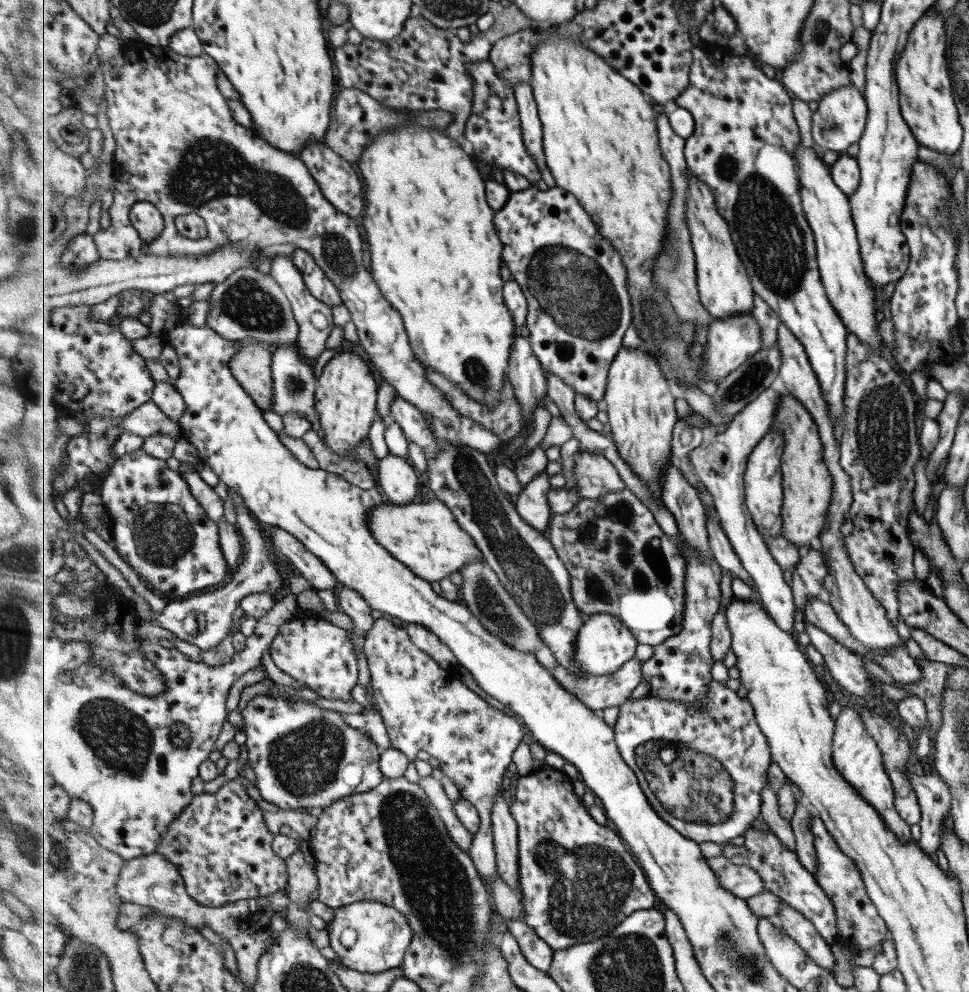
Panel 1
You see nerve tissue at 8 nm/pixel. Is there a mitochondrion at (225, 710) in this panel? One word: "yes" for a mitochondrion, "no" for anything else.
no

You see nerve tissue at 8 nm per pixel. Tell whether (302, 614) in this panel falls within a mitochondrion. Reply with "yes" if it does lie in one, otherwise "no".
no

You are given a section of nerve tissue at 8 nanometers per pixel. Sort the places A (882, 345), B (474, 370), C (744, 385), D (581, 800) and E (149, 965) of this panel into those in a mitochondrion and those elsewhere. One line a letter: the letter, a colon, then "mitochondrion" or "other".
A: other
B: mitochondrion
C: mitochondrion
D: other
E: other

